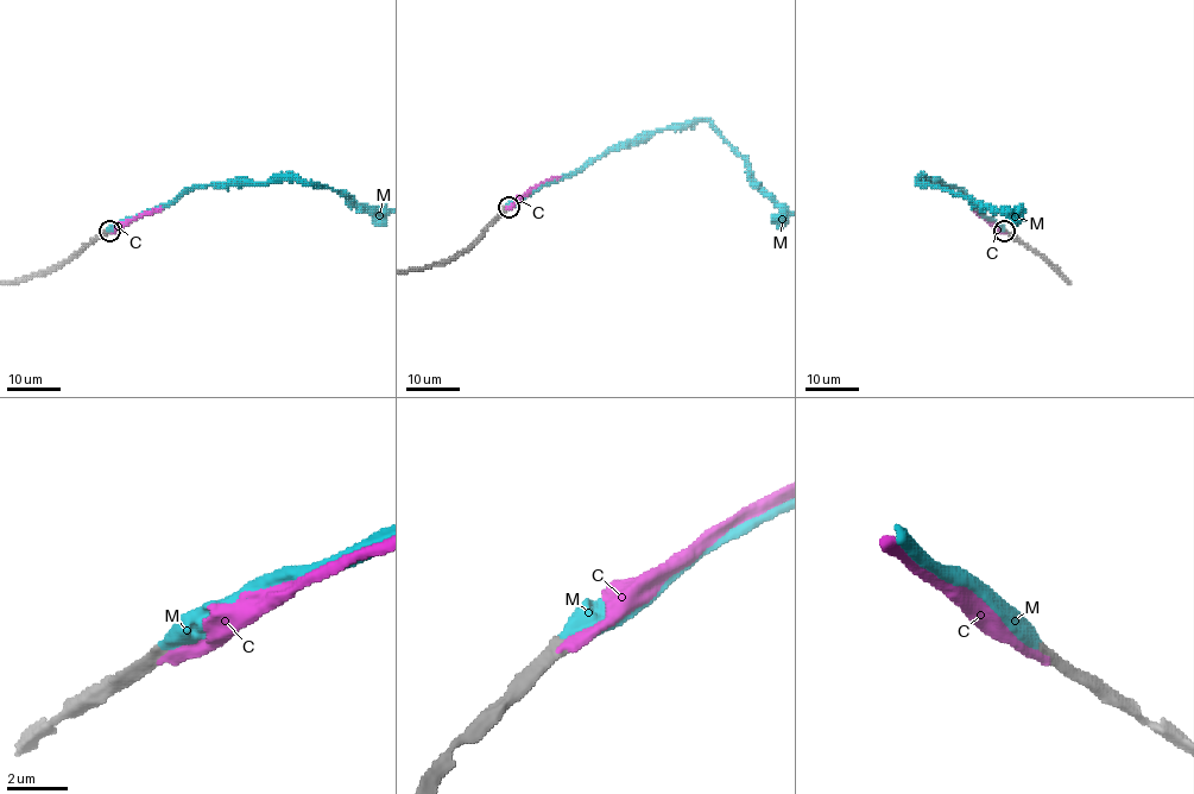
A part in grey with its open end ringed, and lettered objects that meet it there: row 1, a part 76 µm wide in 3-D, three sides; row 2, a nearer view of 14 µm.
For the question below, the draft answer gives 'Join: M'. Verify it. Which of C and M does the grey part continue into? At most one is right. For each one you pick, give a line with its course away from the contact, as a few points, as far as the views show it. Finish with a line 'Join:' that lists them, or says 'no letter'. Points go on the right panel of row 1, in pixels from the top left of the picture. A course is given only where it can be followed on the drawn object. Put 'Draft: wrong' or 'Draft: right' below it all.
M: via (1004, 231), (955, 187), (928, 184), (922, 178), (915, 181), (972, 197), (983, 206), (1016, 213), (1024, 220)
Join: M
Draft: right

